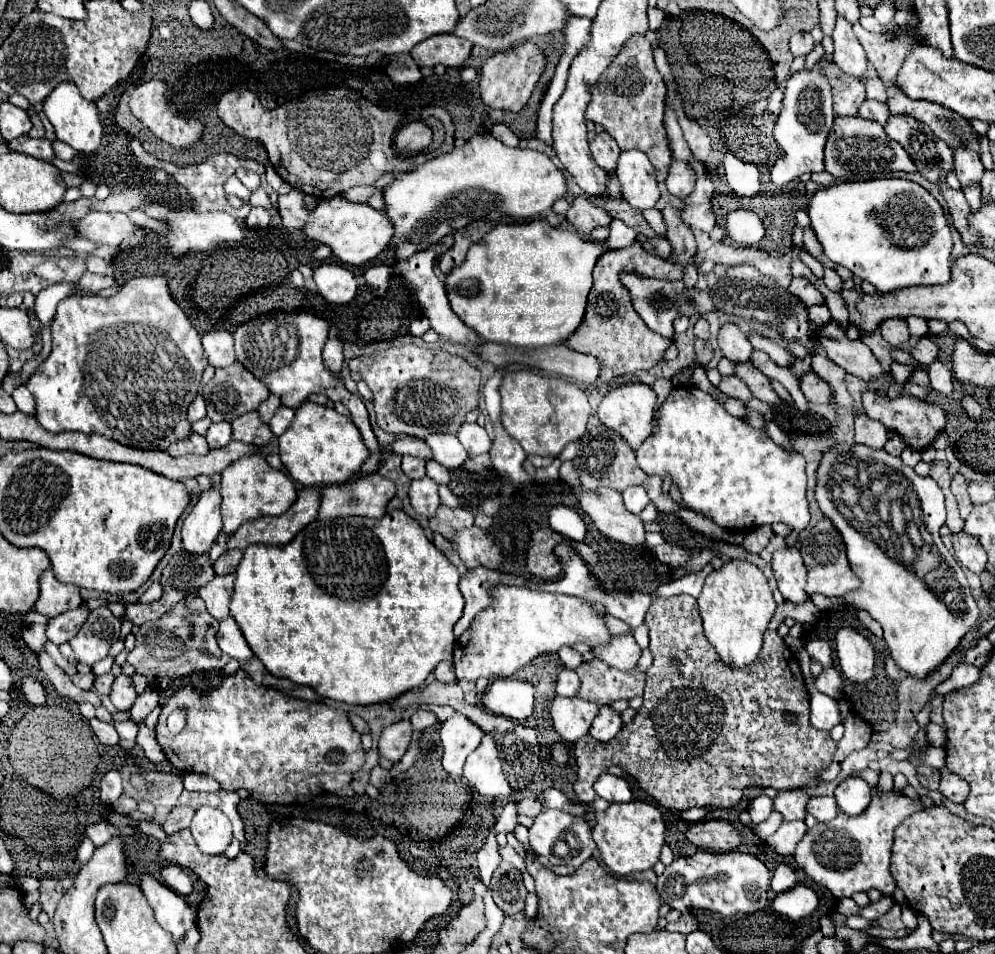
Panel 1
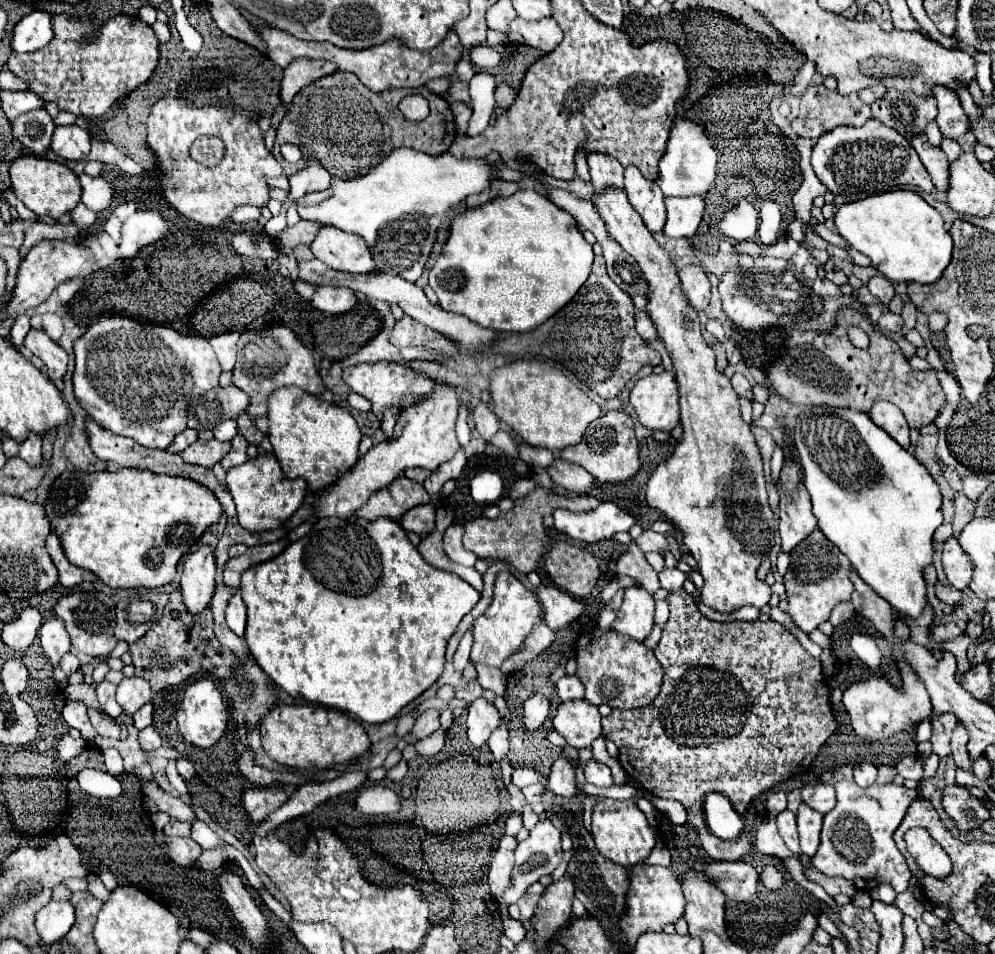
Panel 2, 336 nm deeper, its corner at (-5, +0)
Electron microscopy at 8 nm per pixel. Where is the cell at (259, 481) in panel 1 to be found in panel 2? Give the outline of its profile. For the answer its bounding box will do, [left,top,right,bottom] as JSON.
[227,456,307,532]

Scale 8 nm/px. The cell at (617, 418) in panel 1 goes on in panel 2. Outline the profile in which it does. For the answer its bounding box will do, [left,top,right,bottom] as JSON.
[629,370,679,432]

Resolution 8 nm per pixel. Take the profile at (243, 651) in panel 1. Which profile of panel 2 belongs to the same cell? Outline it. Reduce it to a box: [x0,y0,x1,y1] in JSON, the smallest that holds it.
[227,594,245,636]

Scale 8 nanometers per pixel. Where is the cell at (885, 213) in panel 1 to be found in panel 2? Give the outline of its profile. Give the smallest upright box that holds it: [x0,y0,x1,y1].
[835,190,953,284]

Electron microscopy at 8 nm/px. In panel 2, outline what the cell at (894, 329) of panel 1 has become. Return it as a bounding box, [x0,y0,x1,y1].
[877,312,903,334]

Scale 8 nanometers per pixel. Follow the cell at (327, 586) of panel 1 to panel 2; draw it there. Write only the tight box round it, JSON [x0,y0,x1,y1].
[241,516,481,724]

